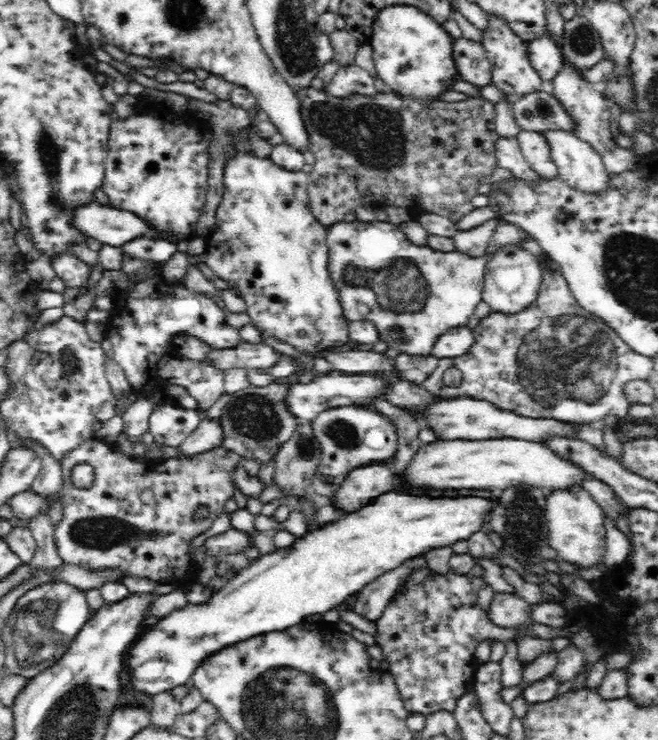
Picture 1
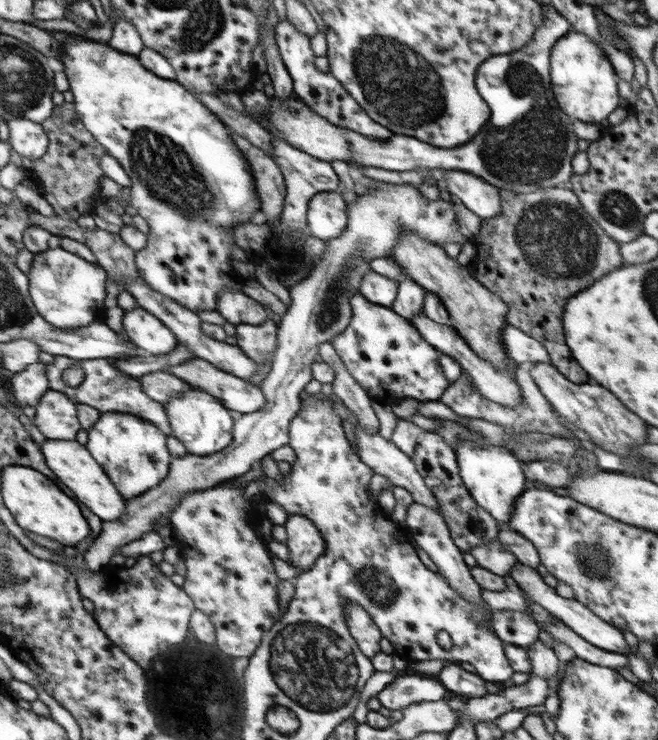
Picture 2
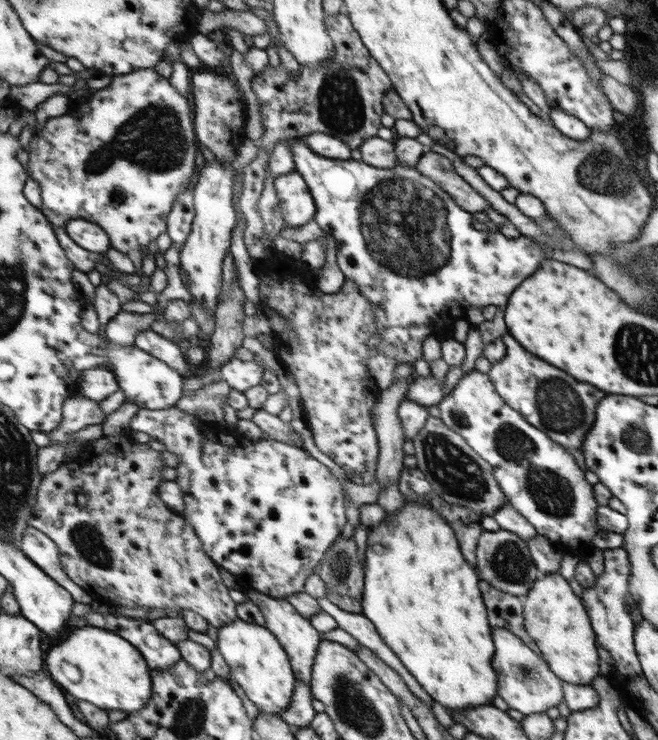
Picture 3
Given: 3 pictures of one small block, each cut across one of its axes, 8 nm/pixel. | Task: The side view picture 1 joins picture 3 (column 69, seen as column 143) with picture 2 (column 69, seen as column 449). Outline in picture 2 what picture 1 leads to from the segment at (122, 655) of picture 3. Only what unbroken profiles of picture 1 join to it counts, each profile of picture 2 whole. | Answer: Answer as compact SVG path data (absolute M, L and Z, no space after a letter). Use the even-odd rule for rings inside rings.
M12 465L4 470L3 497L19 526L26 531L44 534L48 538L62 542L66 547L78 547L80 542L90 538L92 526L82 514L80 504L70 498L55 480L48 478L41 470L31 466Z

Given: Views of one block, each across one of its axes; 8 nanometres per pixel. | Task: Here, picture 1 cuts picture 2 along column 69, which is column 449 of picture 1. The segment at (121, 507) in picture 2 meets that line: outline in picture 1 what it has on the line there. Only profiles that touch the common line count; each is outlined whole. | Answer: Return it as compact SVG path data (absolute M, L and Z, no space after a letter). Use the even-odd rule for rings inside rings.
M486 438L486 440L447 440L421 443L416 454L409 462L406 469L405 479L413 486L438 486L442 491L442 486L450 486L450 488L488 488L488 490L506 490L506 488L516 488L516 486L528 486L528 488L536 488L541 494L550 494L554 490L570 490L574 486L585 484L586 480L594 478L584 466L580 466L574 460L568 460L560 454L556 454L552 448L548 448L542 442L532 442L532 440L520 440L520 438Z

